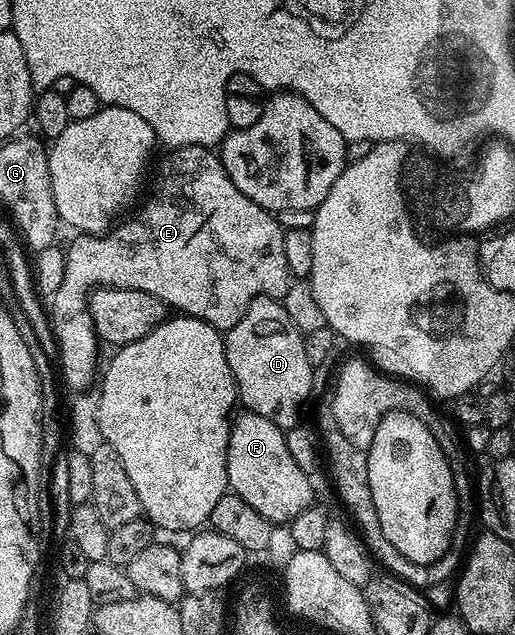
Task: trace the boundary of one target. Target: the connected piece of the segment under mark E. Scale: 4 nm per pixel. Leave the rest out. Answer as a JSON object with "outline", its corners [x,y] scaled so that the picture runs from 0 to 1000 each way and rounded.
{"outline":[[[350,230],[334,235],[326,243],[332,244],[318,252],[317,276],[309,280],[309,312],[297,313],[280,328],[272,343],[262,343],[256,350],[243,351],[241,356],[225,354],[206,369],[153,369],[140,378],[138,389],[128,389],[126,441],[118,441],[118,454],[111,454],[111,460],[97,465],[95,504],[103,518],[103,539],[115,543],[115,583],[122,587],[122,602],[134,613],[150,614],[148,617],[167,616],[177,608],[175,602],[183,595],[186,600],[188,595],[184,569],[192,564],[196,540],[192,531],[184,528],[177,493],[169,490],[169,472],[179,457],[196,450],[217,450],[219,454],[289,460],[289,466],[305,466],[305,472],[318,476],[334,490],[367,501],[386,501],[394,507],[404,507],[416,520],[439,523],[452,517],[452,510],[460,510],[460,504],[468,504],[468,498],[476,498],[476,491],[493,469],[548,471],[550,463],[569,443],[569,435],[561,428],[561,416],[553,416],[553,378],[550,376],[553,364],[544,356],[540,342],[528,332],[507,328],[491,315],[483,315],[483,309],[476,309],[464,301],[460,290],[452,290],[452,283],[445,283],[423,241],[398,230]]]}

